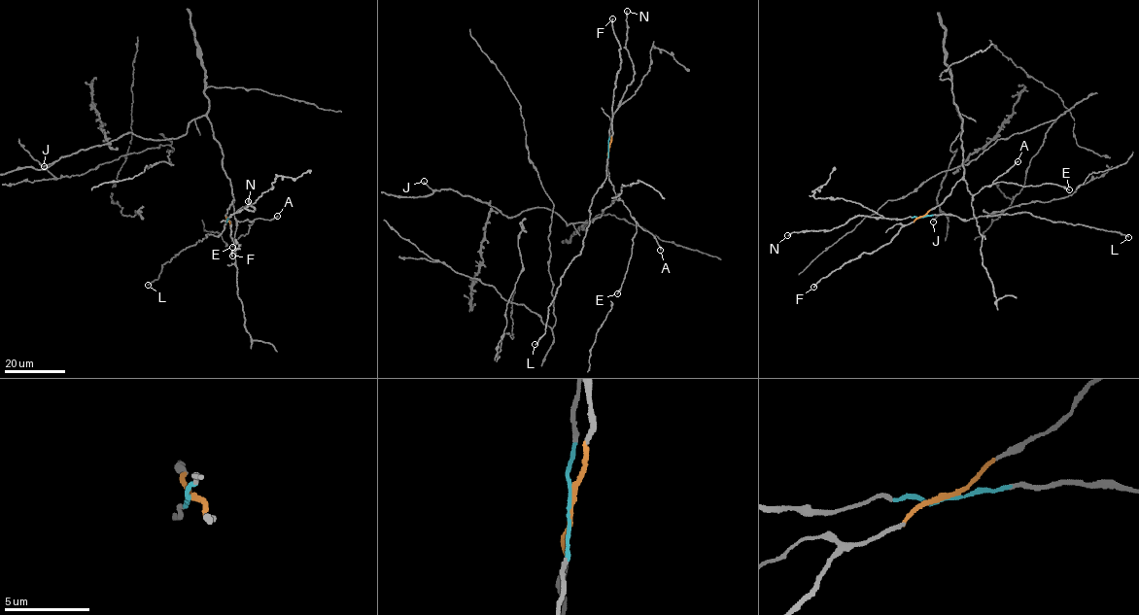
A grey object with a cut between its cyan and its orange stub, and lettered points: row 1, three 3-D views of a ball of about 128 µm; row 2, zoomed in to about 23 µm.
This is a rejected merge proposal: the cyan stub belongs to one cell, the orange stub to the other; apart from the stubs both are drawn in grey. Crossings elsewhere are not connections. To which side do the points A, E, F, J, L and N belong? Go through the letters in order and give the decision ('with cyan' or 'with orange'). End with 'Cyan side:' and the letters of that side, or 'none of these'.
A: with orange
E: with orange
F: with orange
J: with orange
L: with cyan
N: with cyan
Cyan side: L, N

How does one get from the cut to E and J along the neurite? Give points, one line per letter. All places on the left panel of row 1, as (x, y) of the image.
E: (226, 222), (225, 214), (234, 199), (234, 216), (239, 222), (253, 222), (247, 234), (231, 247)
J: (226, 222), (234, 199), (230, 179), (205, 116), (176, 138), (126, 133), (44, 166)

